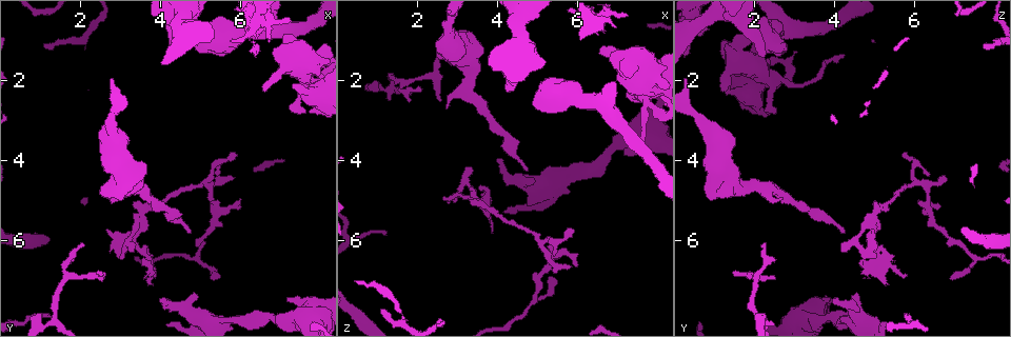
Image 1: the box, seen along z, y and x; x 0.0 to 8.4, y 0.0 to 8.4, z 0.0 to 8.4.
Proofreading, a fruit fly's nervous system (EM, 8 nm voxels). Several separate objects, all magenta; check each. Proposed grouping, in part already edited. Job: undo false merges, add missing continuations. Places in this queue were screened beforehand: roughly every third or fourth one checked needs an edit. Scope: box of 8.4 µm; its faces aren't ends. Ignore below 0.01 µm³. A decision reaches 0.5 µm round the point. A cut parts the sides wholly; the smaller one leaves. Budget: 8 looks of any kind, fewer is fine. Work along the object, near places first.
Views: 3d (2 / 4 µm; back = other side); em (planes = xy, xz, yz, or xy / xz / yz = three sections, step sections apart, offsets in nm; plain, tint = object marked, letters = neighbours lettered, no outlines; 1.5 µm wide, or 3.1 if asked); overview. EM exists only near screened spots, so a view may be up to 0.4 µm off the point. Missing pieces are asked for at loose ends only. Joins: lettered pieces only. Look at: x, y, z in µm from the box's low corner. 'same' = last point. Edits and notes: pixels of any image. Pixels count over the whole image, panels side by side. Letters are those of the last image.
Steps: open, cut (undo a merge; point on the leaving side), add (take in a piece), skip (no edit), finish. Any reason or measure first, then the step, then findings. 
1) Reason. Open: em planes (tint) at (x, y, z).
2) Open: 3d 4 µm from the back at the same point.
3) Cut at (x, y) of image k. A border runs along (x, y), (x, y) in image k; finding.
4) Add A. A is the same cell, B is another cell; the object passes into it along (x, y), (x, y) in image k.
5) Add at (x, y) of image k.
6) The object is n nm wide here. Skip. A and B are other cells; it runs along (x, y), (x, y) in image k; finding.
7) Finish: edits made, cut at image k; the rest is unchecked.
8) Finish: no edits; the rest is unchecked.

Stops while still wide. Open: em planes (letters) at (3.10, 4.90, 0.85).

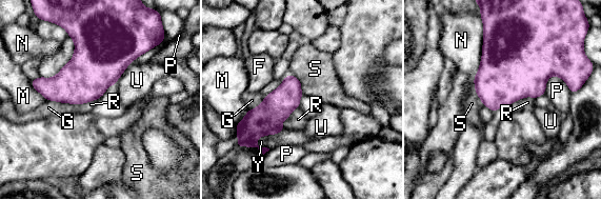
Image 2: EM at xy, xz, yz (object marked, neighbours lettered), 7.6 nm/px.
Skip. F, G, M, N, P, R, S, U and Y are other cells; a border runs along (288, 74), (299, 80), (303, 94) in image 2; none of them fits.

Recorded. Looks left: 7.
Open: em xy step 8 (tint) at (7.75, 1.95, 2.60).

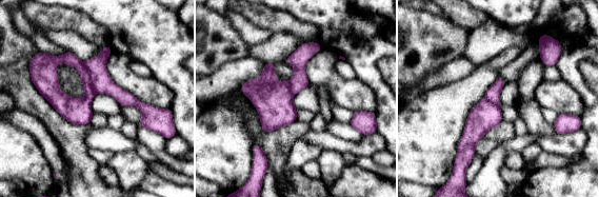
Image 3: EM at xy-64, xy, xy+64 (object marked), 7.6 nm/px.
Another direction. Open: em planes (letters) at the same point.

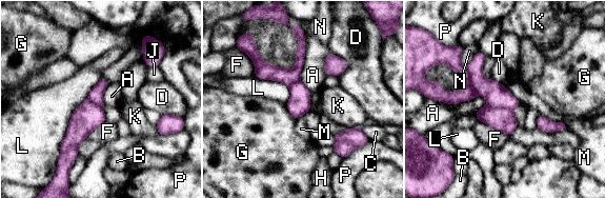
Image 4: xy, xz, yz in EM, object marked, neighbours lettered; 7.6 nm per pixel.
Cut at (451, 56) of image 4. A, B, C, D, F, G, H, J, K, L, M, N and P are other cells; the part that leaves runs along (302, 44), (290, 74), (257, 74) in image 4; a second neuron is stuck on.

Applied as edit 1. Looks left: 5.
Open: 3d 2 µm at (7.20, 7.55, 3.85).

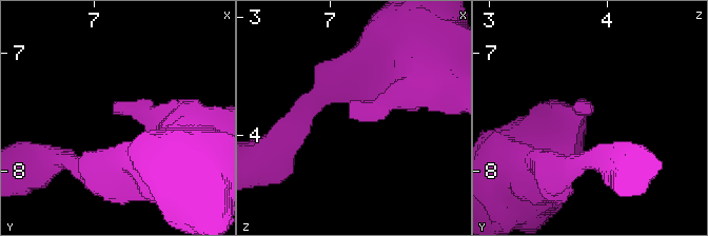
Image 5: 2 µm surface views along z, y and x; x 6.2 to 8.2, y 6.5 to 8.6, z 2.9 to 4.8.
Open: em planes (letters) at (7.18, 7.52, 3.82).

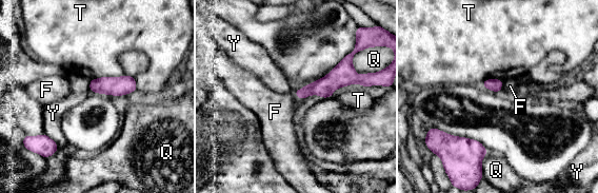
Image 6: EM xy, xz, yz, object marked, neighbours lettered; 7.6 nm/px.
The longest contact is with T, 280 nm. Skip. F, Q, T and Y are other cells; it runs along (357, 77), (337, 77), (298, 93) in image 6; no lettered piece goes on from it.

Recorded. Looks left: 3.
Finish: edits made, cut at image 4; the rest is unchecked.

